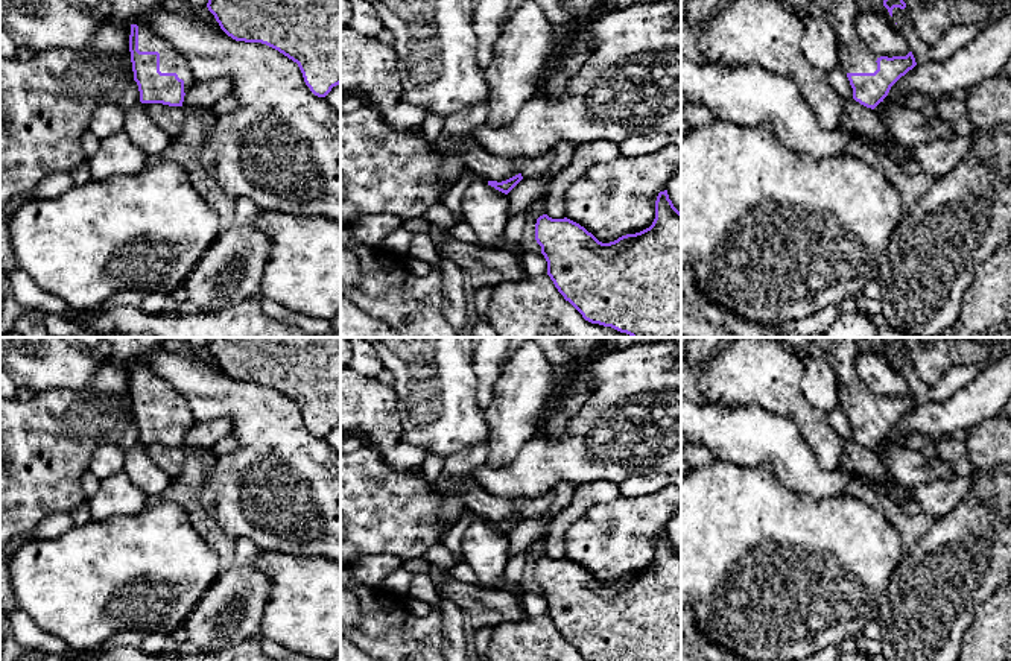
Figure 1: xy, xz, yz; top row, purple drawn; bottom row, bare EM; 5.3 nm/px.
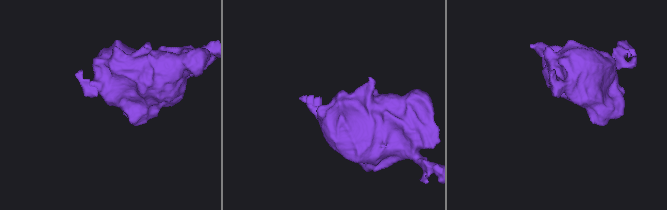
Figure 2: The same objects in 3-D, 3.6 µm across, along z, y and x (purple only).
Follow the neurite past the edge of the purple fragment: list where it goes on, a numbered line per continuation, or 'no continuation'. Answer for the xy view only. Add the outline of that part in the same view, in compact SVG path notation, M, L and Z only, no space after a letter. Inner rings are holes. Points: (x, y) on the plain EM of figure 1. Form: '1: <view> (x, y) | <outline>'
1: xy (171, 401) | M137 362L138 366L138 391L160 394L160 412L176 413L184 421L184 433L190 430L196 421L187 400L178 394L170 384L158 377L149 366Z

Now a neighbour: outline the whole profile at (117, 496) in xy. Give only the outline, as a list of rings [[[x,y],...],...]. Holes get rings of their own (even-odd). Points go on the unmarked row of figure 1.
[[[122,471],[100,480],[94,497],[85,500],[93,521],[135,515],[147,506],[147,495]]]

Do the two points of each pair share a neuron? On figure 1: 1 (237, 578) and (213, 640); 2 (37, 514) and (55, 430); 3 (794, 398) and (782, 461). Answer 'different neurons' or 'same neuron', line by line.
1: same neuron
2: same neuron
3: different neurons

